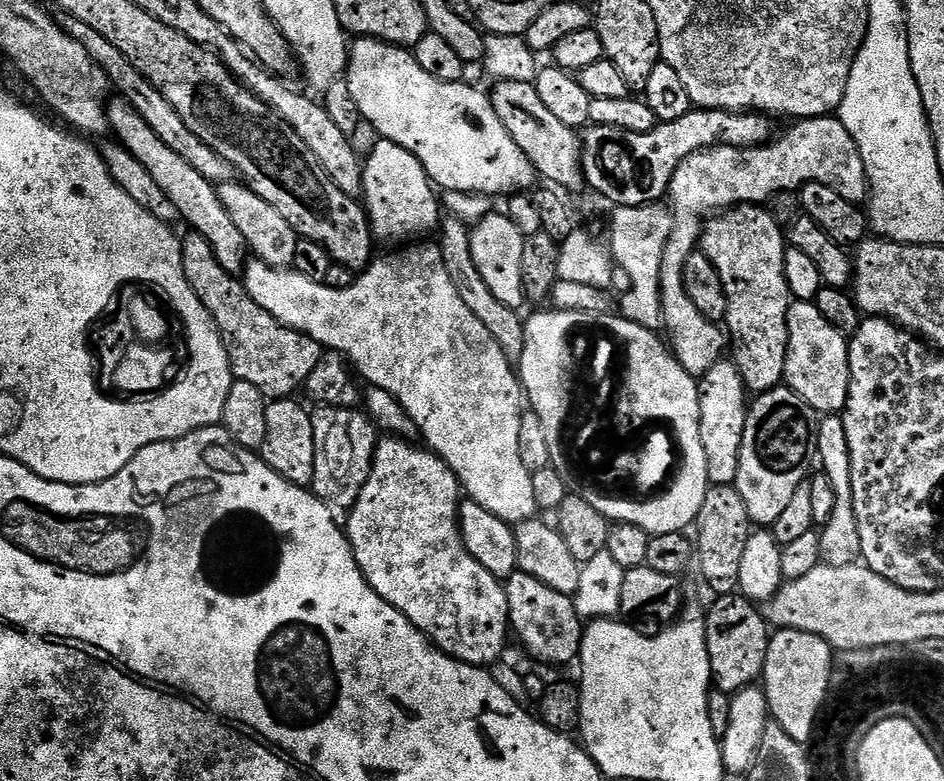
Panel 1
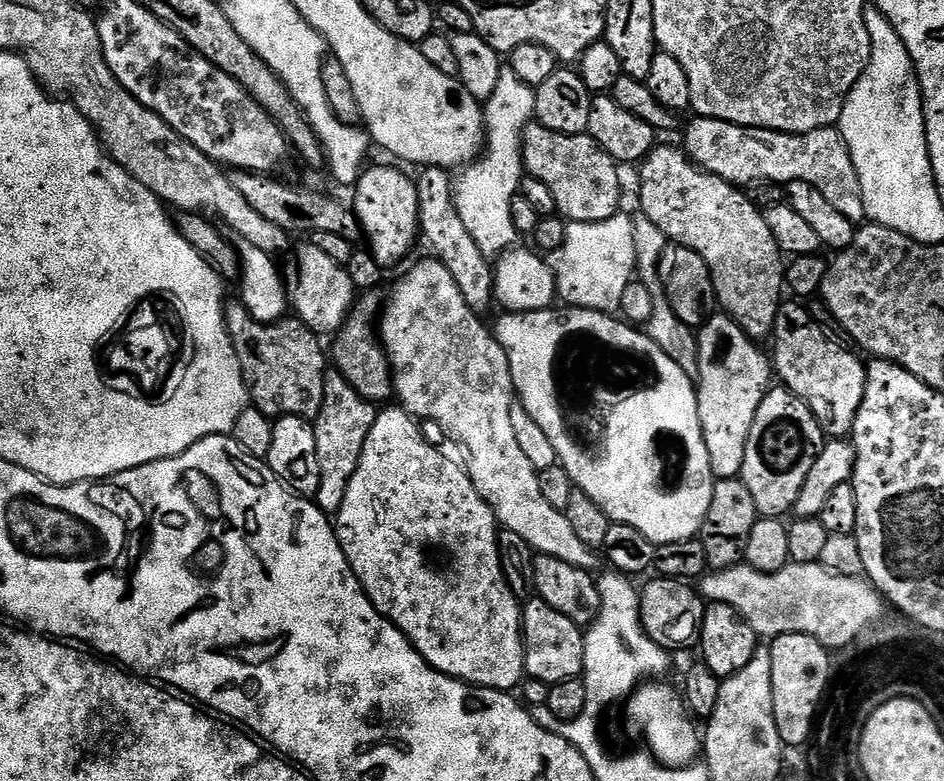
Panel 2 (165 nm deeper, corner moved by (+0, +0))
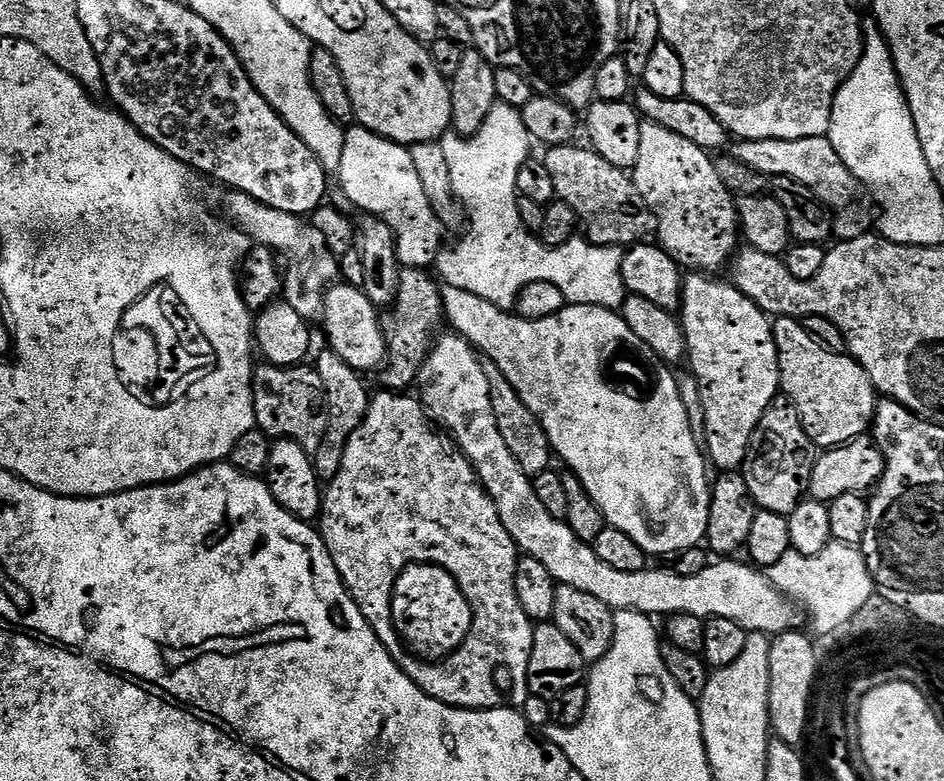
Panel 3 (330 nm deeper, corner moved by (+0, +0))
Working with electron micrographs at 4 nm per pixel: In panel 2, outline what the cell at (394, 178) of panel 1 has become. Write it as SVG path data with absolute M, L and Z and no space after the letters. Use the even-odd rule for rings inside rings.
M390 166L367 167L354 185L352 209L370 245L368 250L382 270L396 265L419 239L420 215L415 181Z

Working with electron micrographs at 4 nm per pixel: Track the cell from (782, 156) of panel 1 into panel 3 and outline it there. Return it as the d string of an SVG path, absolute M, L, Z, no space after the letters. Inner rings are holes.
M827 136L797 140L740 140L734 144L731 145L730 155L738 162L746 162L746 166L754 166L754 170L773 178L794 178L794 182L802 182L802 186L814 190L814 194L818 194L820 201L832 212L837 241L862 238L873 231L872 194L848 169L846 162L838 158L838 150L834 150Z

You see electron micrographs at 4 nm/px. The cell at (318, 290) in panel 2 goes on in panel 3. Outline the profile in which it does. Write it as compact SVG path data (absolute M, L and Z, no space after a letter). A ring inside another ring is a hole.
M337 282L324 293L322 299L322 325L328 335L327 347L361 374L368 374L371 368L379 369L385 363L388 342L384 338L381 313L370 302L368 293L352 284Z

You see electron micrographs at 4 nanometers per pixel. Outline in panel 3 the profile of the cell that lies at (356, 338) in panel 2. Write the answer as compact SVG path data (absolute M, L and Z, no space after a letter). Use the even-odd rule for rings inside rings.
M423 268L400 269L400 288L396 291L396 303L383 317L384 338L388 342L386 363L379 373L385 389L390 392L403 393L417 383L420 372L428 361L429 351L437 339L436 327L445 323L442 284L431 271Z

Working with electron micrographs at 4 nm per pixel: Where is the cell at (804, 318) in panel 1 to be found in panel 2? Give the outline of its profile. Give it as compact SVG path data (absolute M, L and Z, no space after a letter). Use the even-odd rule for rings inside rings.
M781 303L776 314L776 324L772 327L770 337L771 343L776 343L775 375L783 387L806 402L806 406L820 423L825 437L847 437L862 406L866 386L865 361L860 361L855 356L855 351L847 352L842 345L835 344L828 337L829 333L812 319L807 307L800 304Z

